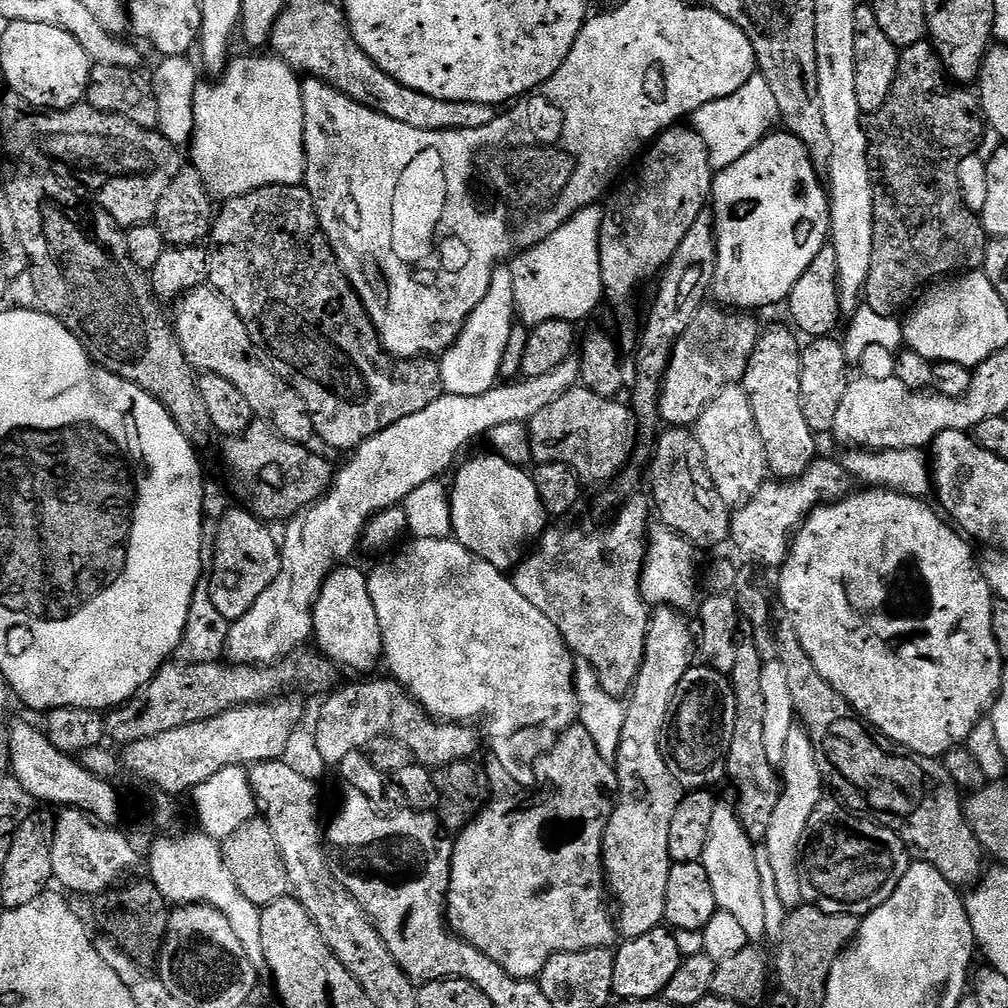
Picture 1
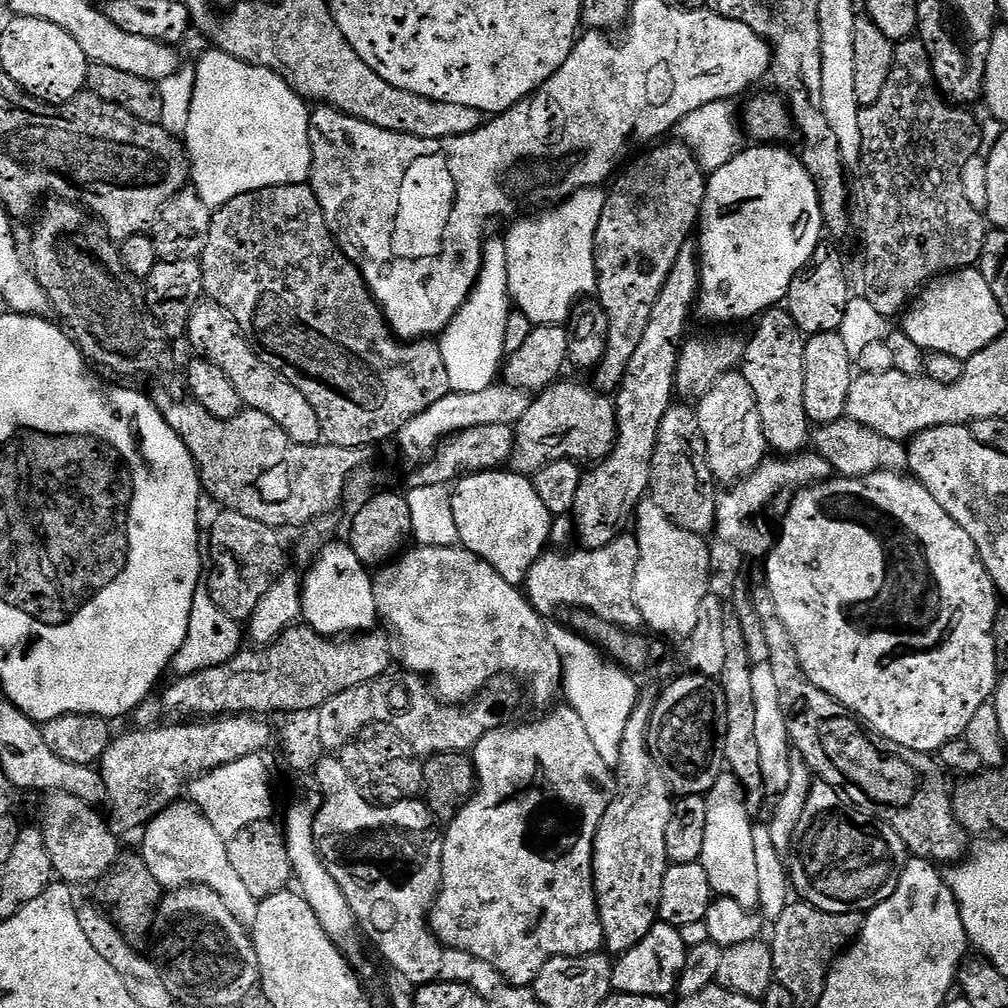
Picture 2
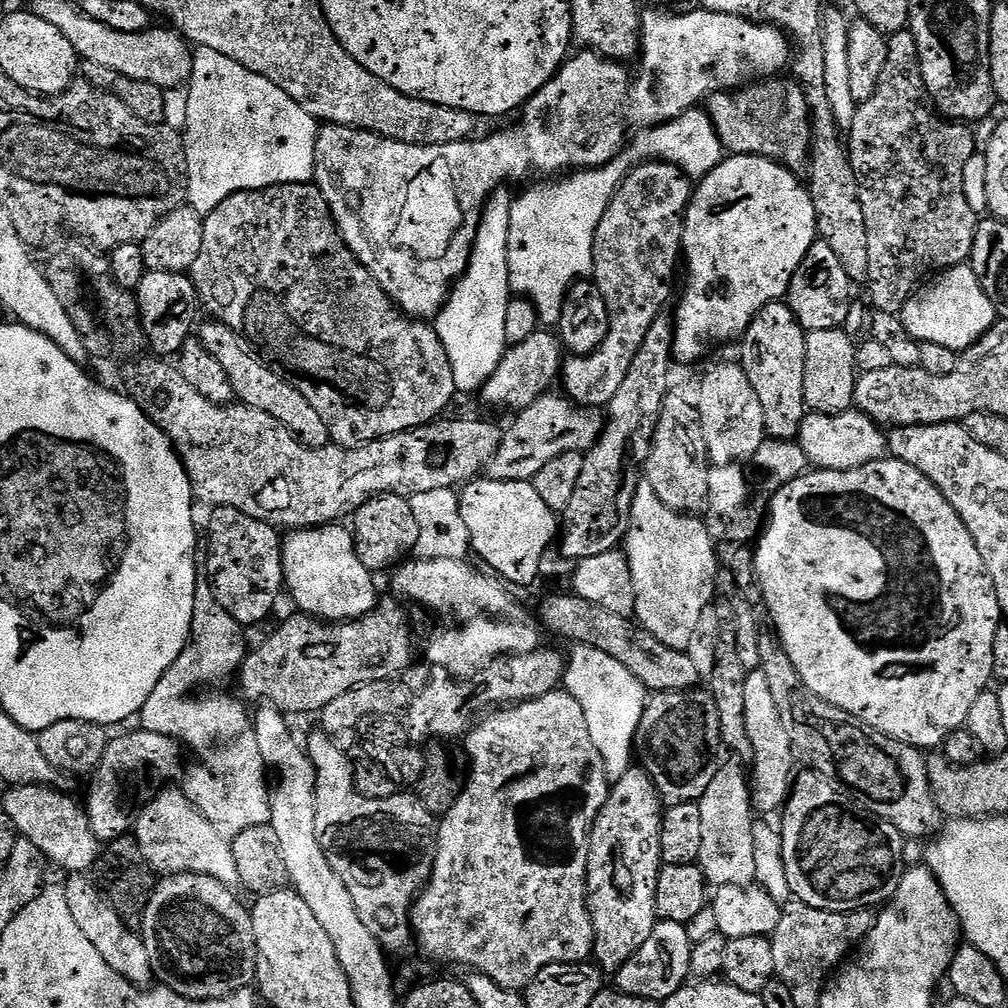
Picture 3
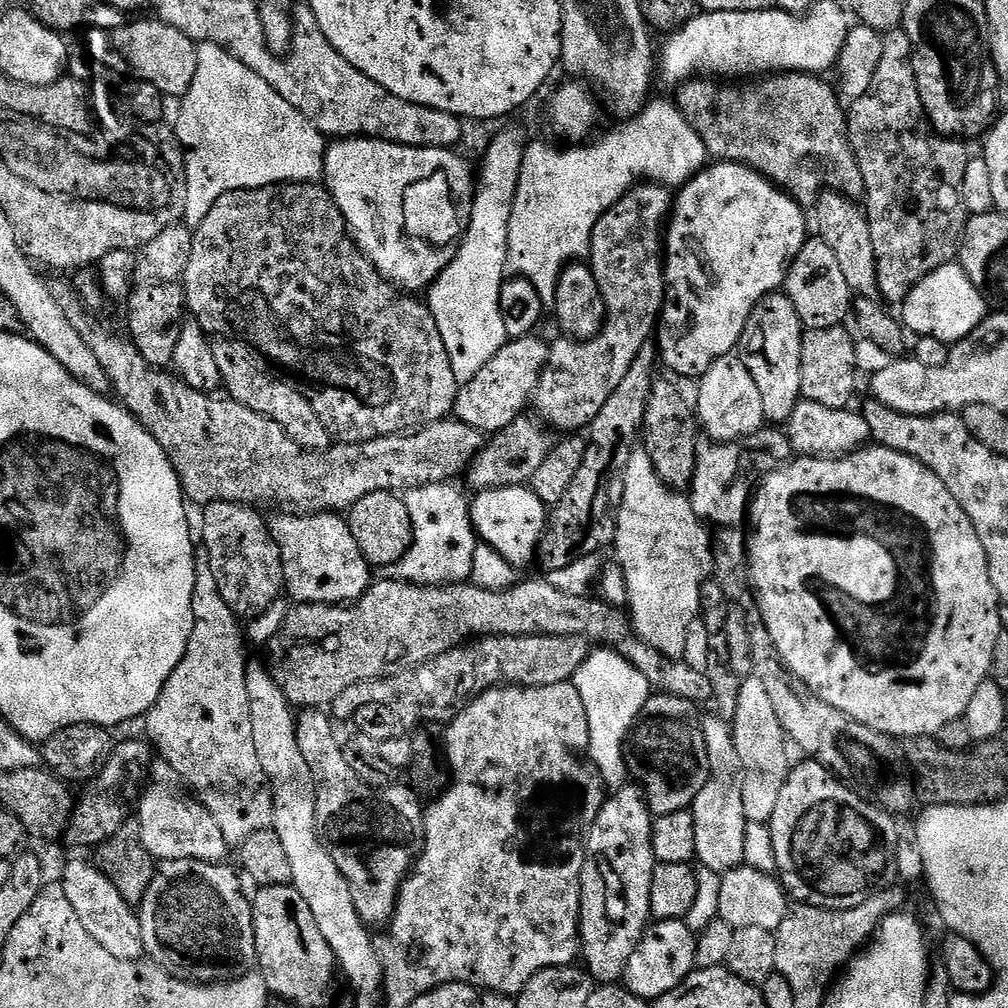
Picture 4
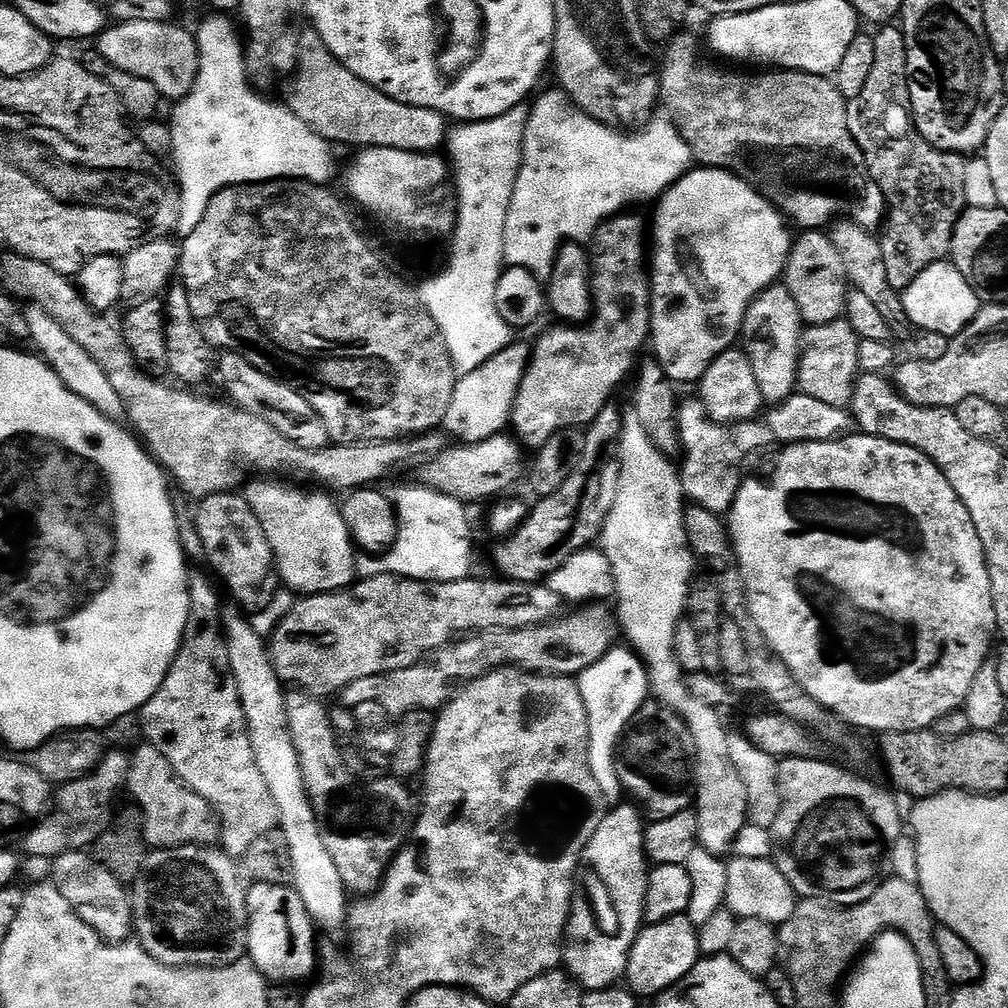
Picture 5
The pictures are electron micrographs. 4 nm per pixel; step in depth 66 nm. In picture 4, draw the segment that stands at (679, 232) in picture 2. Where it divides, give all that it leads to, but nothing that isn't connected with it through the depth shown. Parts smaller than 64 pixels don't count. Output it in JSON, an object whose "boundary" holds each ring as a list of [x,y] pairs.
{"boundary":[[[641,182],[628,189],[594,226],[590,242],[590,267],[598,282],[600,296],[606,302],[606,318],[602,330],[592,340],[574,340],[559,338],[551,341],[548,364],[540,375],[534,397],[535,415],[545,425],[553,429],[565,428],[568,434],[587,429],[592,420],[606,406],[610,394],[618,390],[626,370],[638,358],[638,350],[653,339],[658,328],[660,311],[664,309],[664,242],[666,239],[666,221],[669,219],[674,203],[674,196],[665,185],[655,182]]]}

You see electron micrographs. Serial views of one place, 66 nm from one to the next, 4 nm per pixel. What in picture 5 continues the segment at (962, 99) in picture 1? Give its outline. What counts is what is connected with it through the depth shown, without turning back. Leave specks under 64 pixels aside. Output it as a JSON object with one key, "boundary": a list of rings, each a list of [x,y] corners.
{"boundary":[[[884,26],[874,36],[874,67],[870,78],[858,98],[847,101],[850,134],[858,142],[866,158],[867,177],[880,187],[886,205],[886,219],[879,233],[882,258],[886,258],[888,285],[903,290],[926,270],[935,264],[943,264],[951,257],[954,226],[966,207],[965,157],[959,152],[944,152],[933,148],[920,137],[912,122],[912,109],[908,102],[908,71],[906,70],[906,38],[896,26]]]}

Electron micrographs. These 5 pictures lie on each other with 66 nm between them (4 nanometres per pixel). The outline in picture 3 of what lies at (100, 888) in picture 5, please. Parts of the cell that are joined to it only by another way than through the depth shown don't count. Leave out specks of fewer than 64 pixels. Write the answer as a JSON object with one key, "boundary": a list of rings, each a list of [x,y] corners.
{"boundary":[[[72,874],[67,877],[68,884],[63,885],[66,894],[66,906],[70,914],[74,914],[74,922],[78,922],[78,930],[90,938],[90,946],[102,954],[106,966],[114,970],[122,978],[137,986],[148,986],[153,983],[154,973],[150,966],[150,954],[146,954],[143,935],[139,931],[131,932],[127,928],[125,919],[112,908],[108,897],[95,883],[88,881],[84,874]]]}

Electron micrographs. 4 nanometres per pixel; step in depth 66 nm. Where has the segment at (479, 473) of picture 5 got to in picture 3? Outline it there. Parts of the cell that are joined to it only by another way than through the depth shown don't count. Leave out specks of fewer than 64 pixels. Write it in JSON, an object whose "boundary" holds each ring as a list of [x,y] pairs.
{"boundary":[[[545,394],[539,396],[533,404],[521,408],[515,413],[516,421],[509,428],[505,427],[503,429],[504,437],[502,438],[502,442],[488,462],[486,467],[487,479],[526,480],[531,482],[534,474],[538,474],[538,470],[542,470],[542,466],[546,466],[546,462],[558,458],[558,454],[562,454],[563,452],[587,453],[588,449],[595,446],[596,439],[600,437],[602,427],[601,413],[595,408],[573,406],[563,395],[552,395]]]}

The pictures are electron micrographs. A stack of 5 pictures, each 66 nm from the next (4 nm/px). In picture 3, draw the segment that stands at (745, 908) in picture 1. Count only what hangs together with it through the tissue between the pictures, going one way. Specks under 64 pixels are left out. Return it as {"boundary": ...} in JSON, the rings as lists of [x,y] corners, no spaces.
{"boundary":[[[721,763],[716,777],[698,801],[702,814],[702,850],[699,865],[709,885],[748,886],[756,879],[754,870],[754,809],[749,777],[736,764]]]}

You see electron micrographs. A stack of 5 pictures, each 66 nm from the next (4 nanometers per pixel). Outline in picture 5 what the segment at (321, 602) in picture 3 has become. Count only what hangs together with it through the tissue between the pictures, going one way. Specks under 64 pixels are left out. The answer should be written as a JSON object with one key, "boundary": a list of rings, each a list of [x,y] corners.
{"boundary":[[[280,478],[253,480],[256,481],[249,483],[242,495],[258,522],[262,522],[262,530],[266,530],[283,587],[296,594],[313,596],[338,592],[354,583],[358,576],[358,549],[342,518],[340,504],[323,491],[307,492],[304,489],[307,487]]]}

